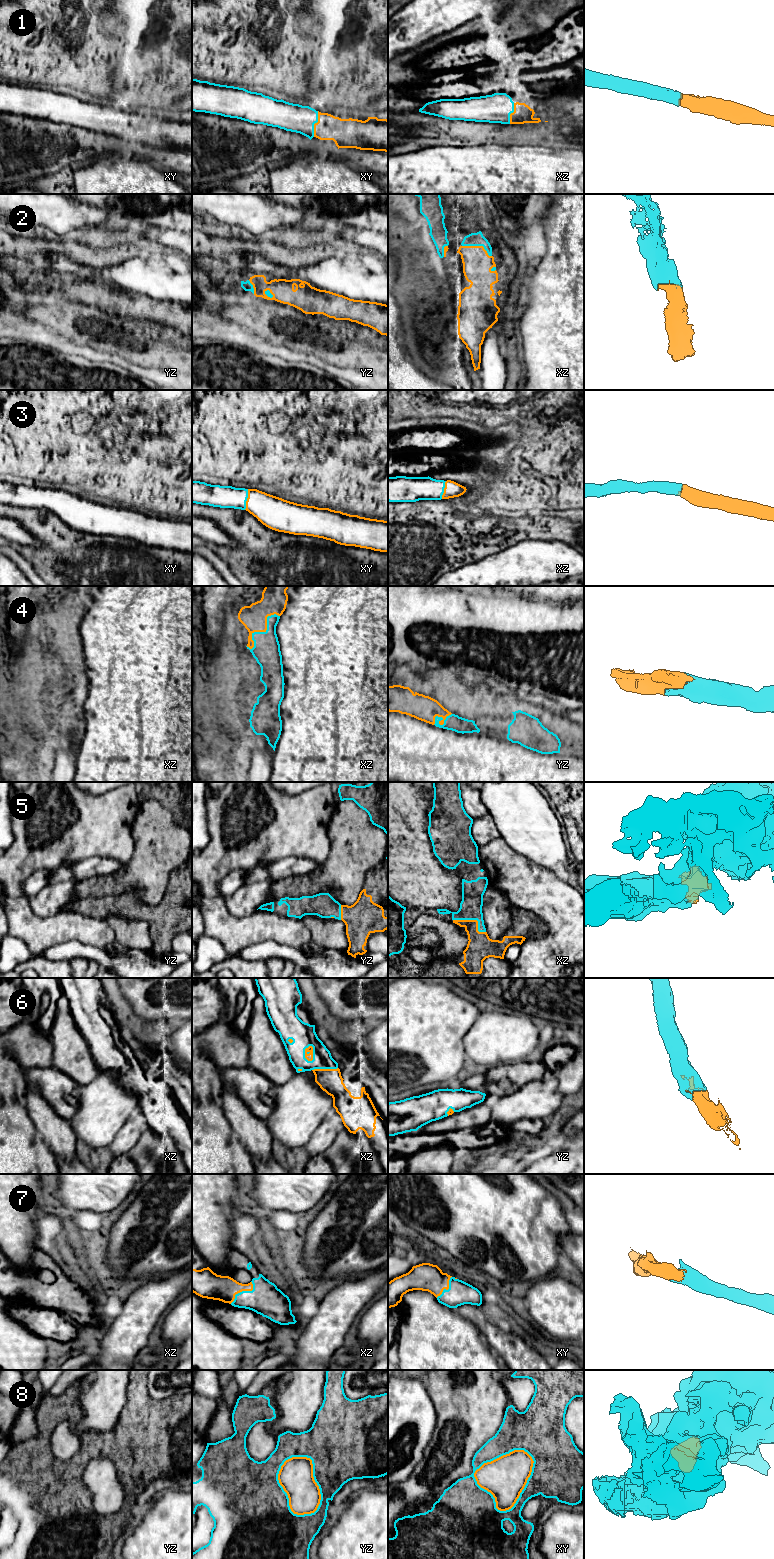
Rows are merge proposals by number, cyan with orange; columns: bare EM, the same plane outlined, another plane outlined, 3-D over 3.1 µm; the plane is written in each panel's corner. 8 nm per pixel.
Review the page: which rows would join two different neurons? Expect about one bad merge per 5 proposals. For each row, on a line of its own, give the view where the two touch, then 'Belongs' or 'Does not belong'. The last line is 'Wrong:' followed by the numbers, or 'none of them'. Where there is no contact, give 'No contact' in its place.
1: Touches cyan in xy. Belongs
2: Touches cyan in xz. Belongs
3: Touches cyan in xy. Belongs
4: Touches cyan in xz. Belongs
5: Touches cyan in xz. Belongs
6: Touches cyan in xz. Belongs
7: Touches cyan in xz. Belongs
8: Touches cyan in xy. Does not belong
Wrong: 8

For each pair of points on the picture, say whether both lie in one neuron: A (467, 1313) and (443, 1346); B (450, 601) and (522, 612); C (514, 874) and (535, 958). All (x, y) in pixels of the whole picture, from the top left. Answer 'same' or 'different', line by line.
A: different
B: same
C: same

